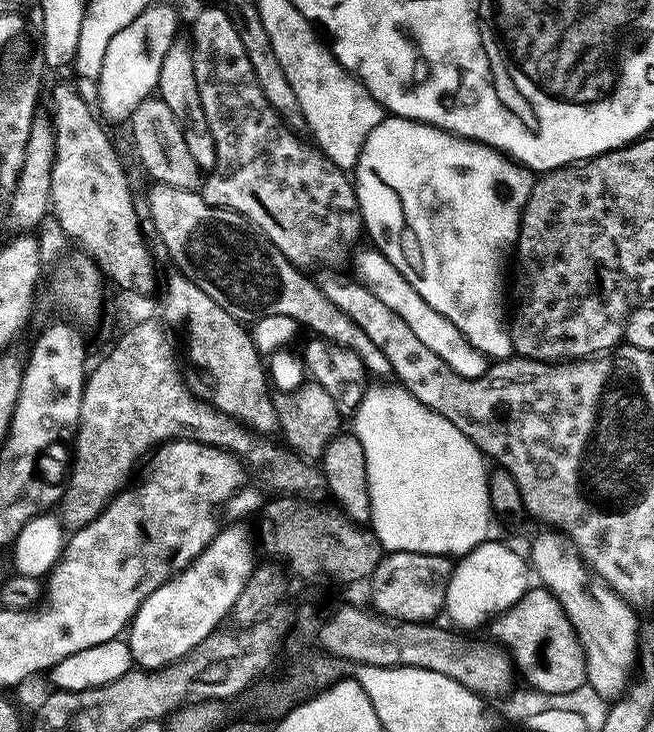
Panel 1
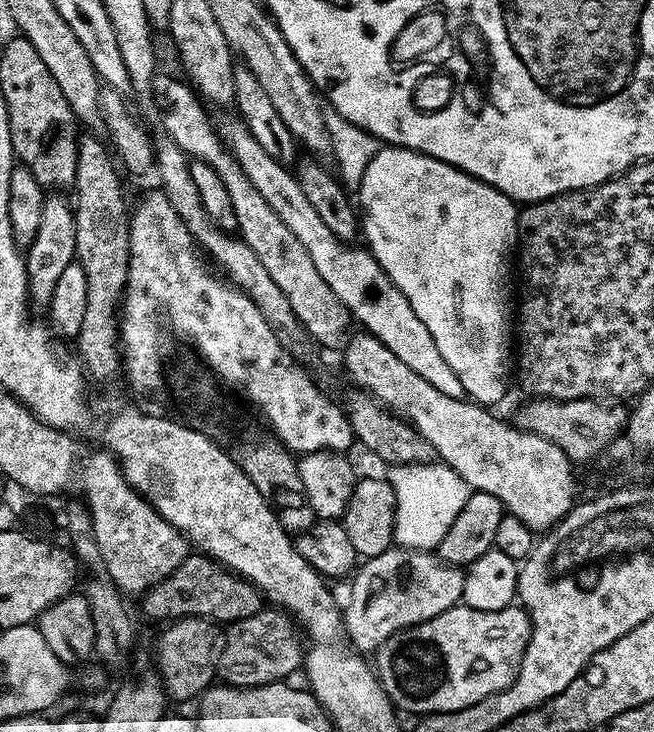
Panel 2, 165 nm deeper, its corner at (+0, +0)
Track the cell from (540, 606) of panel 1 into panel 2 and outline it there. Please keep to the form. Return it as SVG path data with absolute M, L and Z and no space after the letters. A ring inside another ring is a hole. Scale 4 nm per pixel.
M461 602L455 608L446 610L426 622L422 622L413 628L404 628L398 634L394 634L389 640L380 647L379 652L374 656L374 668L380 677L380 685L386 690L386 694L391 698L392 703L396 705L401 713L416 712L420 716L430 716L433 712L457 712L466 706L474 706L482 702L482 698L490 698L490 694L498 694L506 690L514 682L514 678L520 669L520 663L524 657L526 646L530 642L532 634L532 620L528 613L520 606L509 606L502 610L474 610L467 604Z

